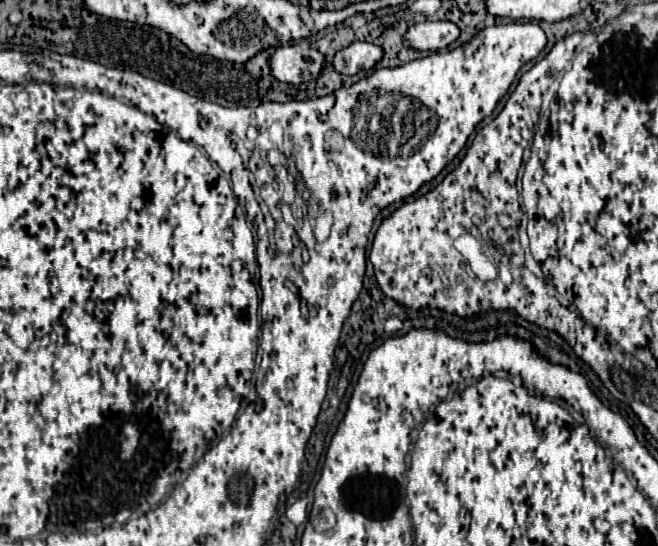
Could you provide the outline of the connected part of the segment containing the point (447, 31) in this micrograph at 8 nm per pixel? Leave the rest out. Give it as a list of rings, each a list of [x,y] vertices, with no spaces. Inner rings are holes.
[[[423,21],[405,33],[405,41],[419,51],[437,51],[451,45],[459,37],[459,27],[451,21]]]

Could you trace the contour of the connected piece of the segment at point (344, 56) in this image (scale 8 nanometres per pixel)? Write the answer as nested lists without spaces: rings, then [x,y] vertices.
[[[355,41],[335,55],[333,65],[343,75],[357,75],[361,71],[373,69],[383,59],[383,55],[385,51],[373,43]]]

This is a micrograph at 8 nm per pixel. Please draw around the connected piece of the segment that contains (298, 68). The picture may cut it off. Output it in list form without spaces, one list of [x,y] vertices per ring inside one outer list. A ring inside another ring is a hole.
[[[285,45],[271,57],[271,75],[283,83],[299,85],[317,79],[323,71],[325,57],[317,49],[303,45]]]

